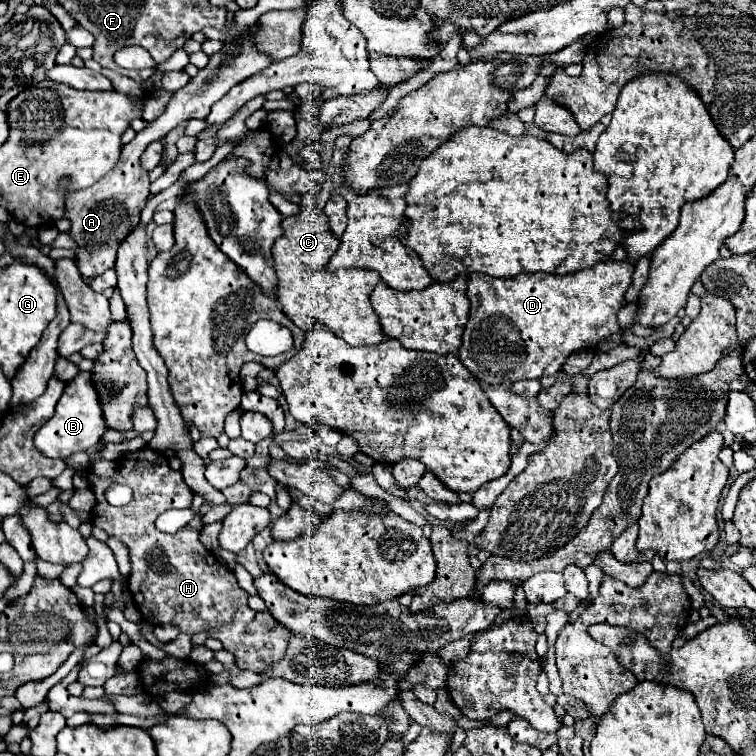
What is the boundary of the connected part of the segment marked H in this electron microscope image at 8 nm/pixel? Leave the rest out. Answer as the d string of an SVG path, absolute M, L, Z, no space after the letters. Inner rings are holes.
M144 446L136 452L124 454L116 462L114 476L102 478L88 474L88 486L96 496L92 522L106 534L118 536L130 548L132 574L128 576L128 590L132 592L134 604L146 622L152 626L174 624L186 634L210 630L212 638L220 640L224 650L234 654L240 670L262 672L268 664L284 658L284 650L292 632L280 626L268 612L250 610L248 596L238 586L236 576L224 568L198 540L200 530L204 528L200 514L196 514L176 534L164 534L156 530L154 520L164 510L190 508L192 504L192 490L186 486L182 474L172 470L166 462L168 460L164 454ZM114 482L126 484L134 490L134 498L128 506L114 508L106 502L104 490Z

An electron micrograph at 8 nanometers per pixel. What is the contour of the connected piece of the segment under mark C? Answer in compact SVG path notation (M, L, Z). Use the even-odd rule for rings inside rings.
M300 206L300 214L284 218L282 228L284 234L272 246L278 278L274 300L282 306L282 312L304 332L310 332L320 322L350 346L380 344L384 336L370 304L370 292L380 282L380 276L372 274L372 270L324 270L330 254L336 254L340 240L332 234L326 214L318 206Z

